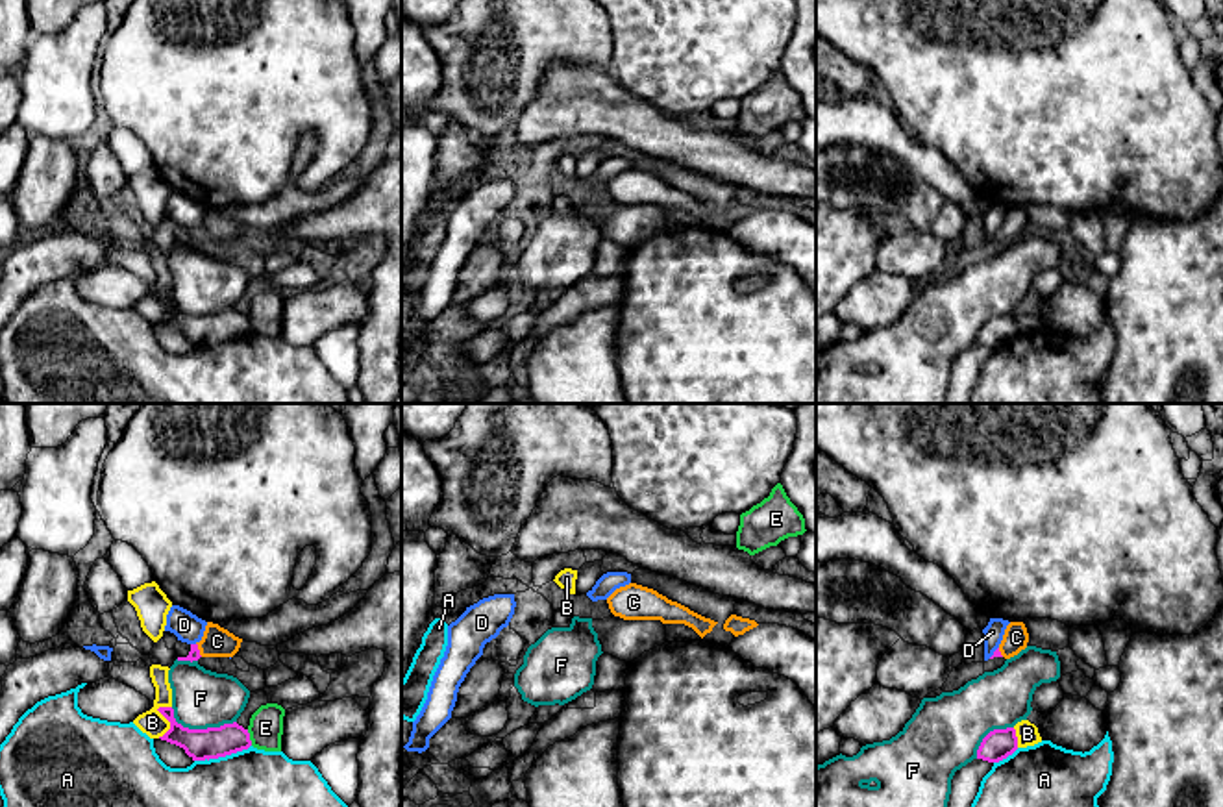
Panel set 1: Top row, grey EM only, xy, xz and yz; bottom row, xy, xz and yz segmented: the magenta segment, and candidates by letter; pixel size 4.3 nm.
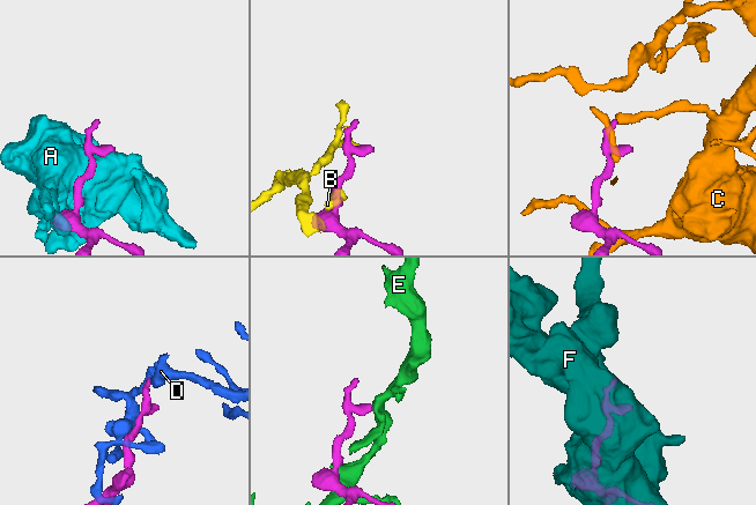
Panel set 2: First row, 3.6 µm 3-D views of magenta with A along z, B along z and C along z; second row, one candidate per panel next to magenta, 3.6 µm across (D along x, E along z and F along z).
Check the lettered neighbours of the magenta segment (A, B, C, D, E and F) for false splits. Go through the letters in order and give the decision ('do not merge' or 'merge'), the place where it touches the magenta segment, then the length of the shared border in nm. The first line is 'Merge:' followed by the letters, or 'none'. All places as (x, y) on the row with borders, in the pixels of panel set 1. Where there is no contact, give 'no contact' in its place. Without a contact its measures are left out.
Merge: C
A: do not merge | xy (222, 756) | 260 nm
B: do not merge | xy (165, 717) | 160 nm
C: merge | xy (198, 650) | 70 nm
D: do not merge | xy (193, 645) | 30 nm
E: do not merge | xy (248, 737) | 80 nm
F: do not merge | xy (200, 730) | 300 nm

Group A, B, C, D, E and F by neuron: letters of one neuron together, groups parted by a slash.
A / B / C / D / E / F

